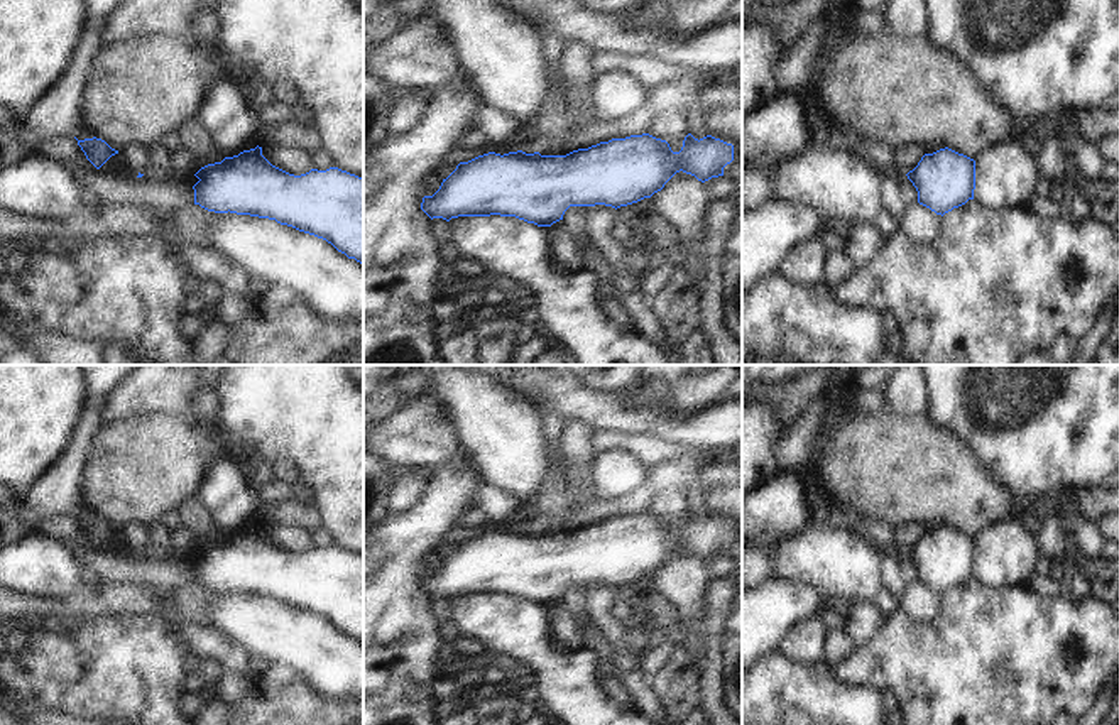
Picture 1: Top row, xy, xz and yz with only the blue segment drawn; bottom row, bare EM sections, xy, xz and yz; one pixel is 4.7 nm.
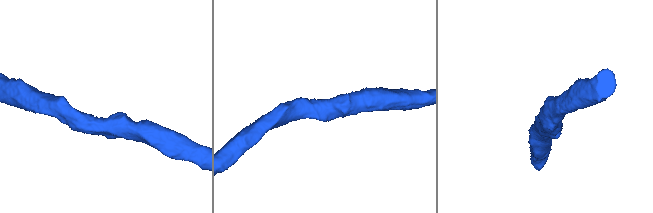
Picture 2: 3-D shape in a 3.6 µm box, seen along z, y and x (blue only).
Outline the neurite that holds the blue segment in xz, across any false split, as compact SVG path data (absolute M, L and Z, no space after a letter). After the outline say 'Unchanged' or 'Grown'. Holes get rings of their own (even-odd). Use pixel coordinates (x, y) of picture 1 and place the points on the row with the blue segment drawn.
M649 134L612 139L566 155L489 152L443 179L421 210L433 220L516 216L538 226L563 220L570 206L627 206L661 191L680 171L705 183L723 176L734 145L688 134L680 152Z. Unchanged.

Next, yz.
M948 147L925 154L906 176L918 191L918 203L936 215L974 199L975 161Z. Unchanged.

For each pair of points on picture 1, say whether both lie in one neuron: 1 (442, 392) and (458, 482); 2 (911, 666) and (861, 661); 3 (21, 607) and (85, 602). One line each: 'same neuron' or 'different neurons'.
1: different neurons
2: same neuron
3: same neuron

